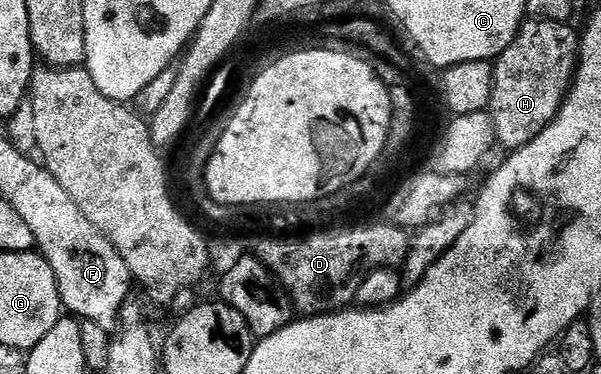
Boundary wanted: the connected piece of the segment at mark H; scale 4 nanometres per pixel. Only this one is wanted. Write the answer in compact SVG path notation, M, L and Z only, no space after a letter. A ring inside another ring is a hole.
M524 20L523 28L509 43L509 47L497 58L495 101L499 105L497 113L497 133L508 145L508 150L520 149L527 145L549 123L555 121L569 93L573 81L571 61L567 56L571 49L563 45L563 29L555 21Z

